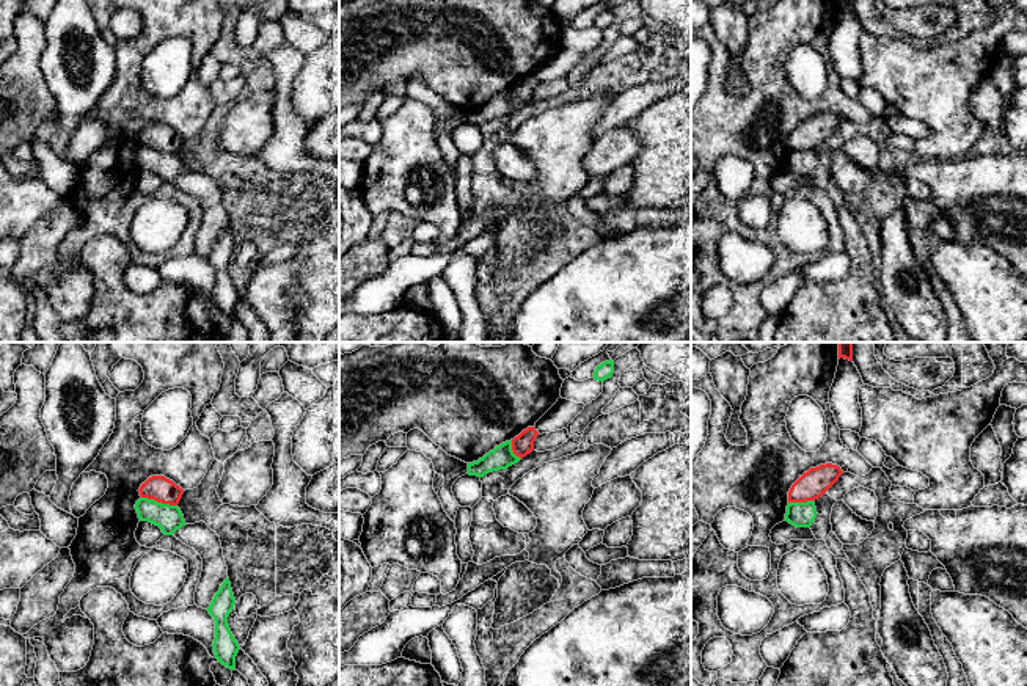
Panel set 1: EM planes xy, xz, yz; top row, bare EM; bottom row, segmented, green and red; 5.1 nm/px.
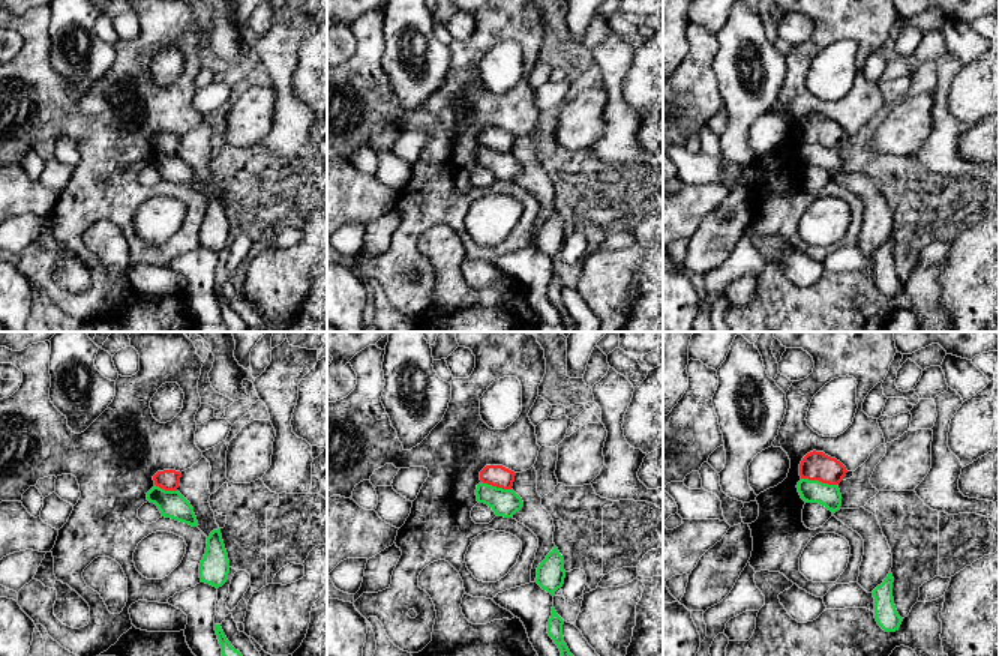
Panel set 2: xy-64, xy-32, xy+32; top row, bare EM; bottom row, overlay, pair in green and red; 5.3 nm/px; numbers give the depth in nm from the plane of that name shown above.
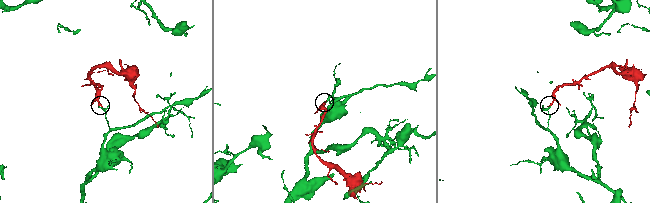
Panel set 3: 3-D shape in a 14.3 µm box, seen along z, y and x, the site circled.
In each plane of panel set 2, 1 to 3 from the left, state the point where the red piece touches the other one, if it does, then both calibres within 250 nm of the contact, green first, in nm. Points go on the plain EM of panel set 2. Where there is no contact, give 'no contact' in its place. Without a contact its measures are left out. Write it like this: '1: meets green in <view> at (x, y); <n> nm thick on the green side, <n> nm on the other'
1: meets green in xy-64 at (164, 153); 150 nm thick on the green side, 110 nm on the other
2: meets green in xy-32 at (495, 150); 150 nm thick on the green side, 120 nm on the other
3: meets green in xy+32 at (818, 144); 130 nm thick on the green side, 160 nm on the other

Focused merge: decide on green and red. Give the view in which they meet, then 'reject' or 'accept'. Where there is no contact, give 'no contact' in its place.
xy | reject

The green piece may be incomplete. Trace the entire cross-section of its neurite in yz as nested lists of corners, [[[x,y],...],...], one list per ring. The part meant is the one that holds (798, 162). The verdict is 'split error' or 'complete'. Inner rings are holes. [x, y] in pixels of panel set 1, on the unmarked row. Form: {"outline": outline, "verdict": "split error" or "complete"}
{"outline": [[[813,149],[788,151],[785,170],[796,176],[810,176],[817,163],[818,162]]], "verdict": "complete"}

